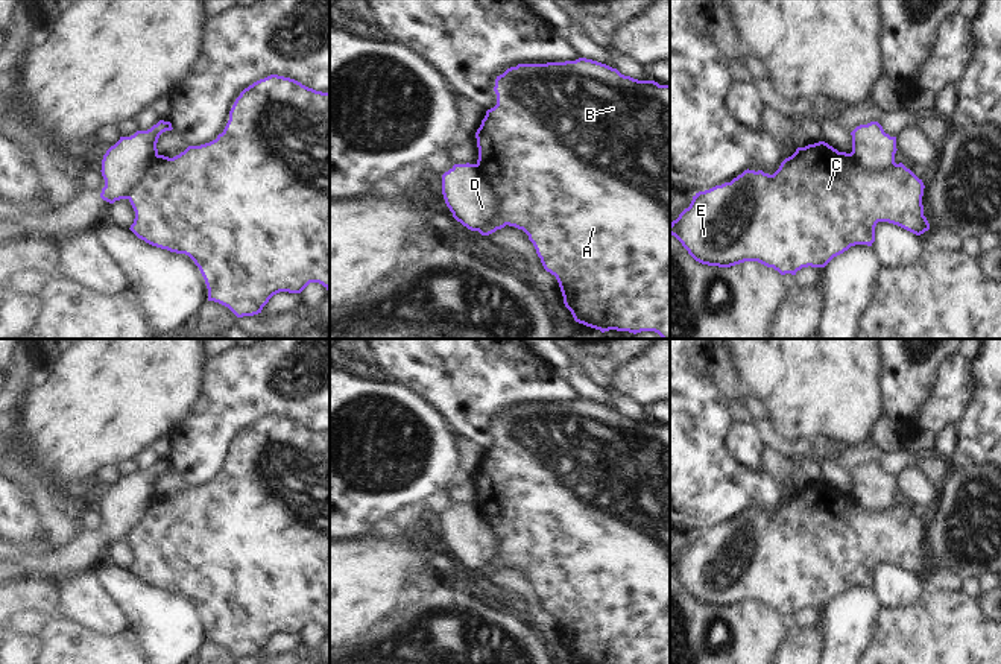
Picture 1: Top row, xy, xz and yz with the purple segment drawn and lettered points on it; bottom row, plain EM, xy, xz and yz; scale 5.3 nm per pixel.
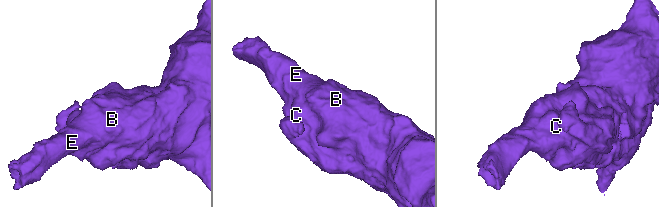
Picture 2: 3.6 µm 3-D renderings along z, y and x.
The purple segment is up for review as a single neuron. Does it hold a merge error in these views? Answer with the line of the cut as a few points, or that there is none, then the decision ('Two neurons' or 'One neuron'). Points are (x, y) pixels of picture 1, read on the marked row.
Split along xz (476, 164), (500, 196), (500, 213), (479, 231). Two neurons.

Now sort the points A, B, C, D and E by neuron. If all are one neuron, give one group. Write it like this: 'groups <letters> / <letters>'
groups A B C E / D

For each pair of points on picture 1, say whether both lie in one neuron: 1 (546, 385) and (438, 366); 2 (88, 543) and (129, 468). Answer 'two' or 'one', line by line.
1: one
2: two

